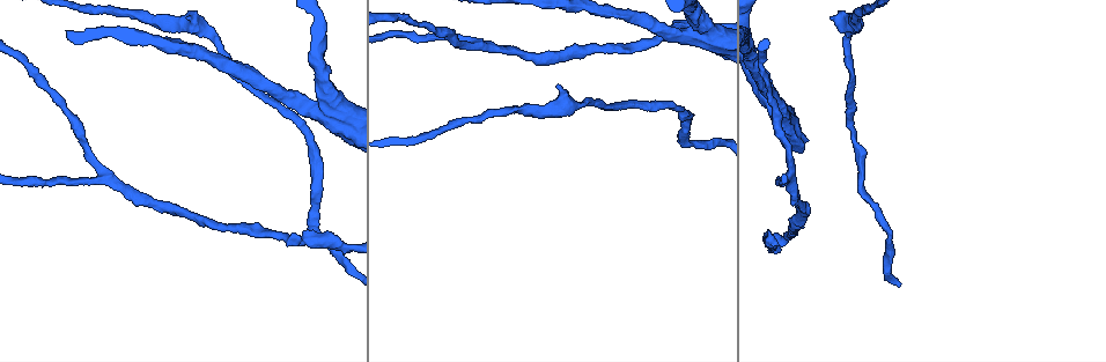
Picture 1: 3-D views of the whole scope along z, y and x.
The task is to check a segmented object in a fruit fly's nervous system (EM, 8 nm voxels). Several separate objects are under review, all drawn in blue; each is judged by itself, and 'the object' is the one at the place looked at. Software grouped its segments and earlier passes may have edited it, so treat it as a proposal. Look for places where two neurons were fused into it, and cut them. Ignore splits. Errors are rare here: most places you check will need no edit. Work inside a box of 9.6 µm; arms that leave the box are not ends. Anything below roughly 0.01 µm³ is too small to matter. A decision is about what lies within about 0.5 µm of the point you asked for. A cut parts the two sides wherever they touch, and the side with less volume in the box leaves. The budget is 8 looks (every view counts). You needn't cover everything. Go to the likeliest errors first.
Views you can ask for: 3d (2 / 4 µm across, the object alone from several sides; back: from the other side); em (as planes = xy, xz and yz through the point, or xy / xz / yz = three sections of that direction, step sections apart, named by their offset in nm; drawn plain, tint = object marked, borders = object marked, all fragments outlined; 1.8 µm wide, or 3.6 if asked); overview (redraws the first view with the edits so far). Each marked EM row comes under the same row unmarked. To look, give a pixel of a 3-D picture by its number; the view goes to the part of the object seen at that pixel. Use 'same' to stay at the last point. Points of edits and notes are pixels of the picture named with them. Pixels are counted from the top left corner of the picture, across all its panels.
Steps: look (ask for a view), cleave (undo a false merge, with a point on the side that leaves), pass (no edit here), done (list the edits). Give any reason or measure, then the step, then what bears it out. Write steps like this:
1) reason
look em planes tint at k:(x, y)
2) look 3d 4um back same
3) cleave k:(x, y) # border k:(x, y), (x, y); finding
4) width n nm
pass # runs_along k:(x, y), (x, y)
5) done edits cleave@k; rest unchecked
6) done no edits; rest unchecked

two arms in line, one across
look 3d 4um at 1:(789, 173)

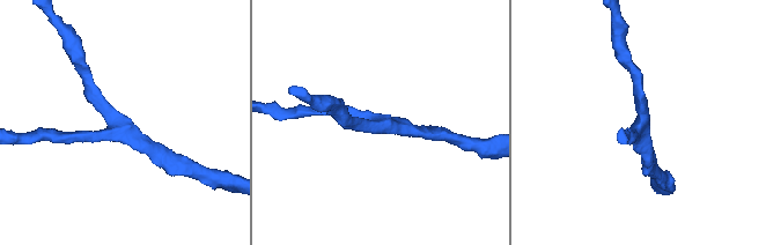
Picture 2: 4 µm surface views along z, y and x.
arms 3; arm_widths 170, 190, 200 nm
look em xy step 8 tint at 2:(121, 127)

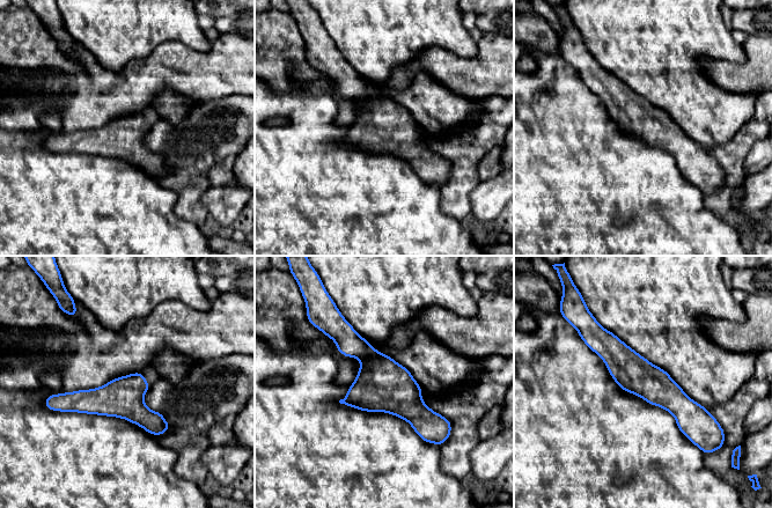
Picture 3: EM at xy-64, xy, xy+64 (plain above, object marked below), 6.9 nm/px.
width 280 nm
pass # runs_along 3:(336, 337), (428, 421), (443, 421); one neuron here

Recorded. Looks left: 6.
arms part here
look 3d 4um at 1:(784, 122)

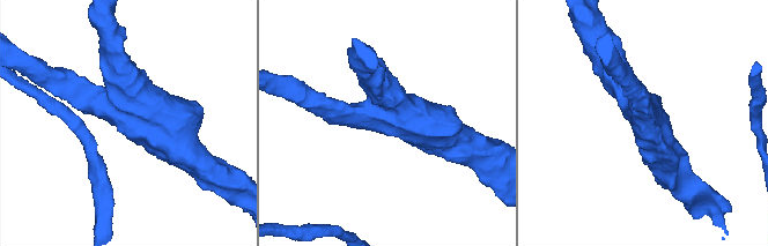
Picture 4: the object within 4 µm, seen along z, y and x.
arms 3; arm_widths 380, 440, 500 nm
look em 3.6um yz step 16 tint at 4:(403, 119)

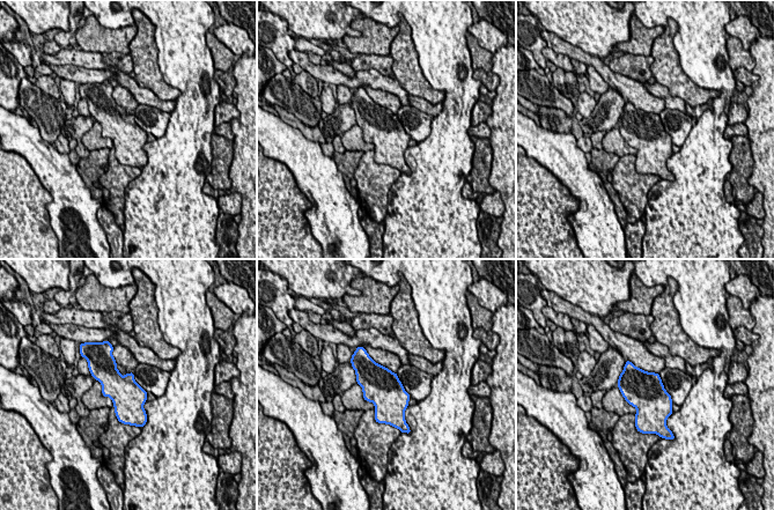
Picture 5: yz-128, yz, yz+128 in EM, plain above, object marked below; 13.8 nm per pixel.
width 440 nm
pass # continuous, no second neuron

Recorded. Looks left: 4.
look 3d 4um at 1:(543, 110)

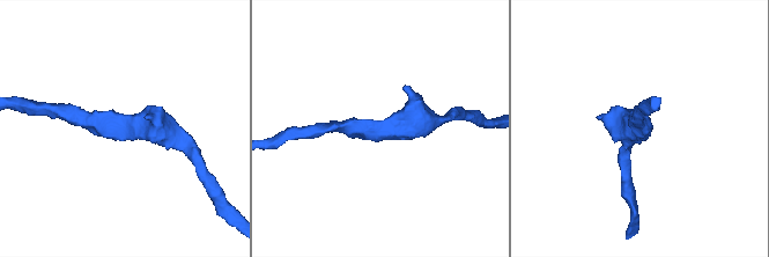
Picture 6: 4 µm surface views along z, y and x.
need the tissue
look em planes tint at 6:(382, 128)

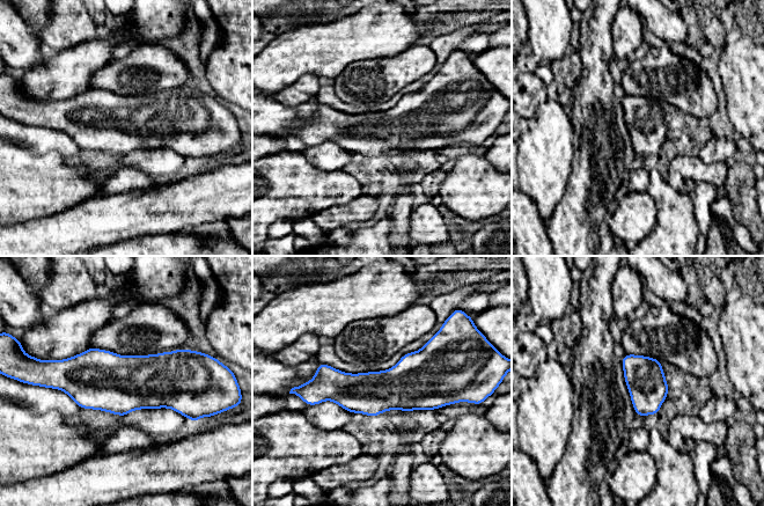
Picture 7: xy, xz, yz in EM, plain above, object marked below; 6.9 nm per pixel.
pass # continuous, no second neuron

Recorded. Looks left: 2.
done no edits; rest unchecked

